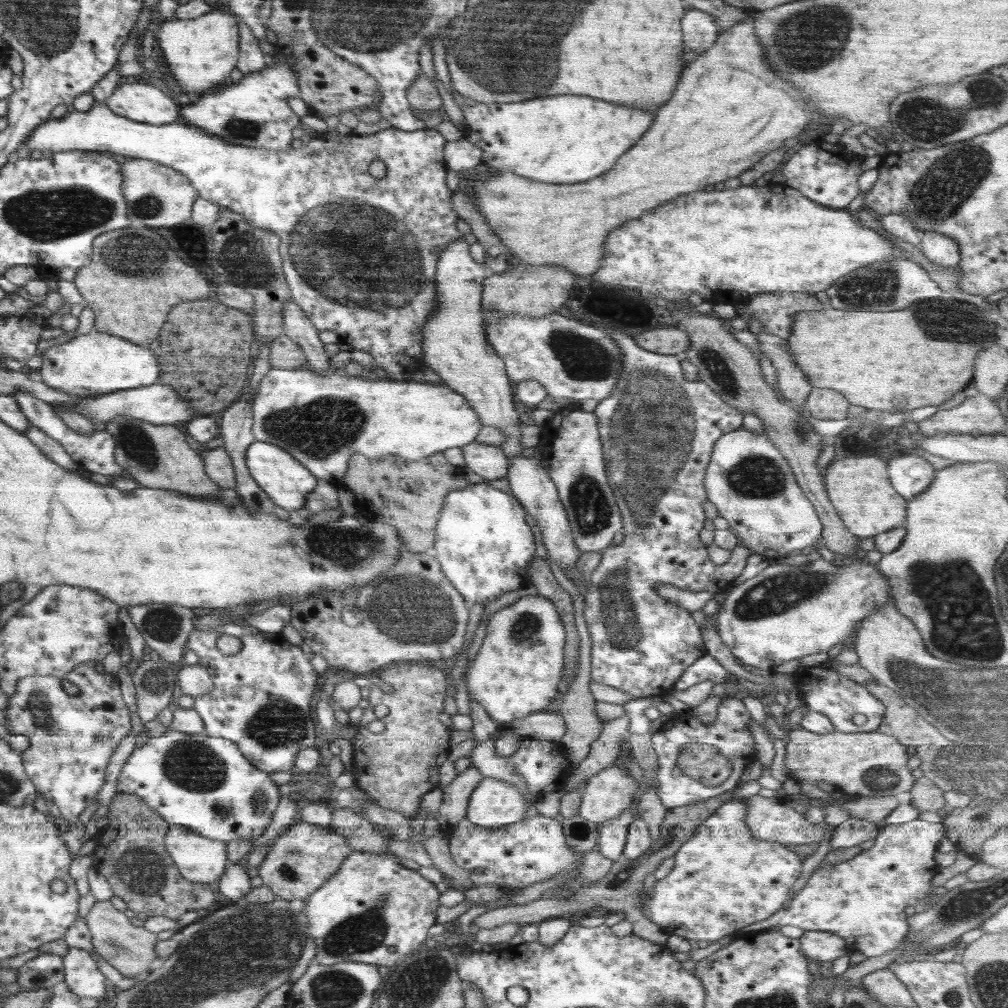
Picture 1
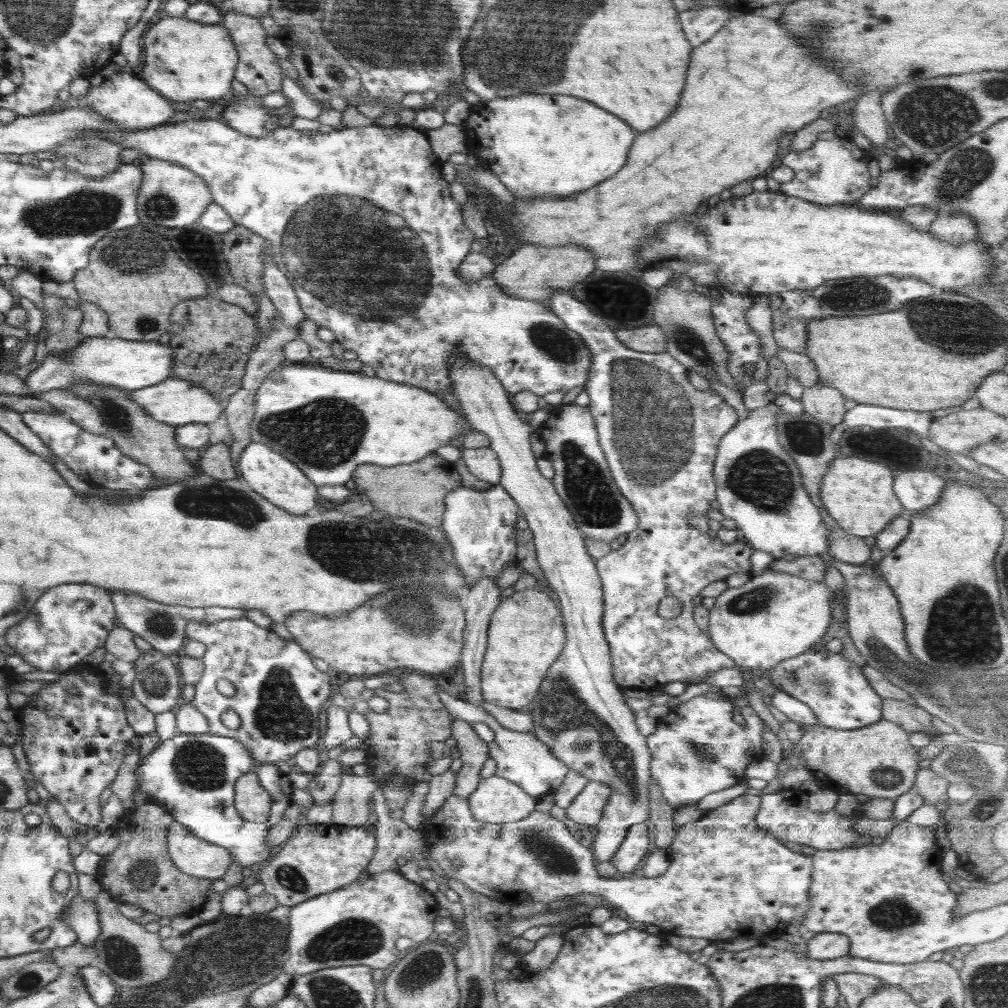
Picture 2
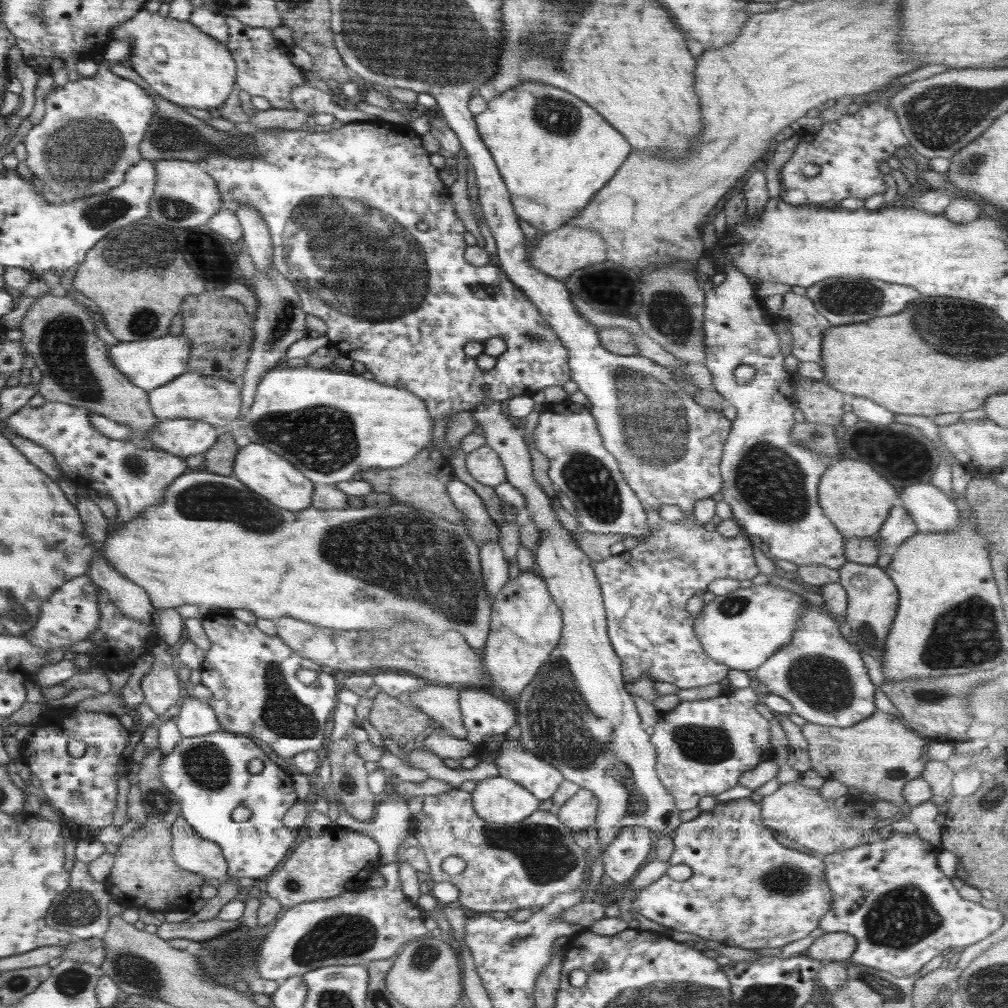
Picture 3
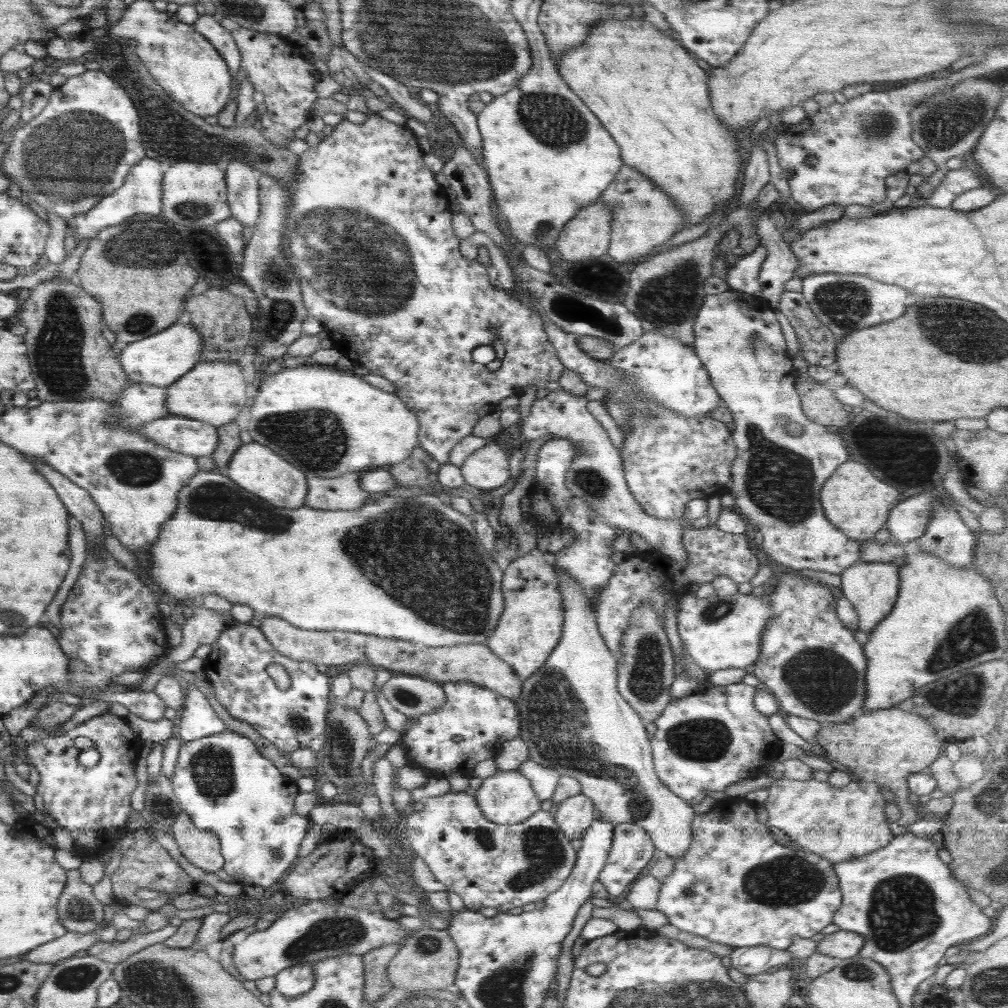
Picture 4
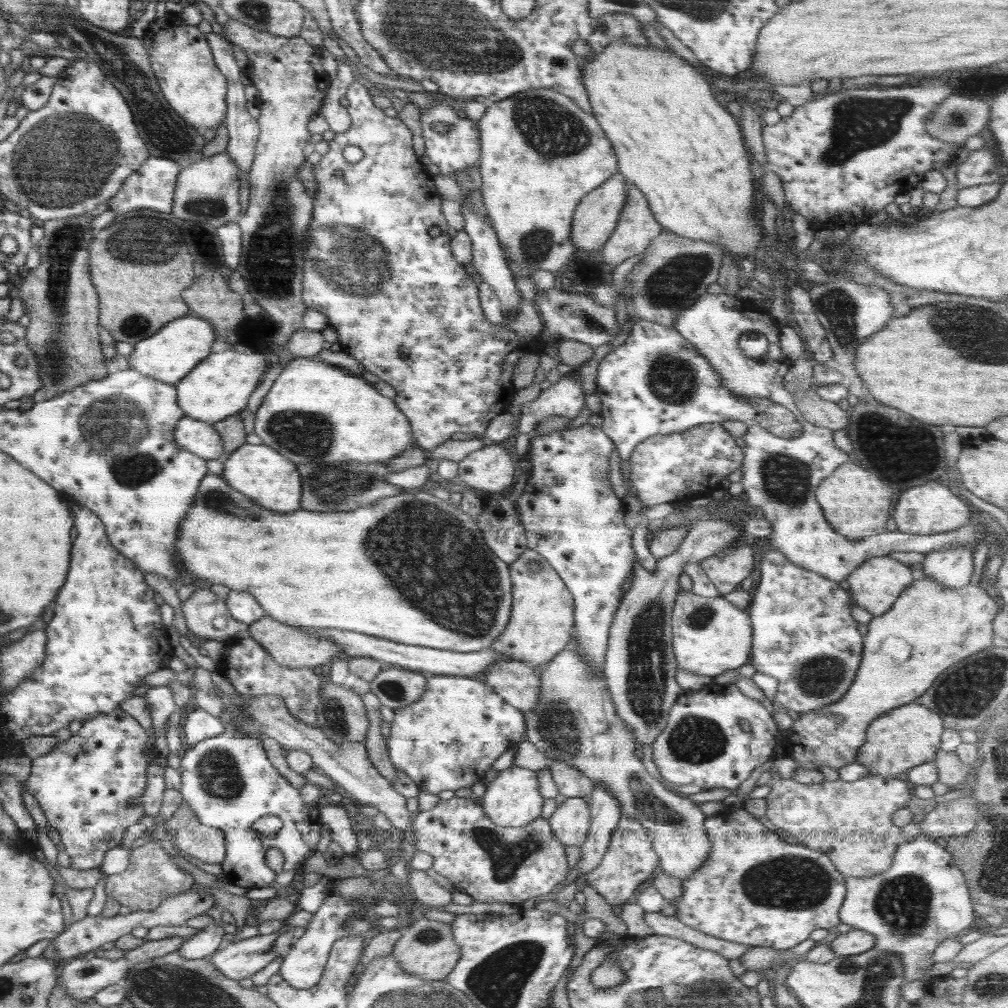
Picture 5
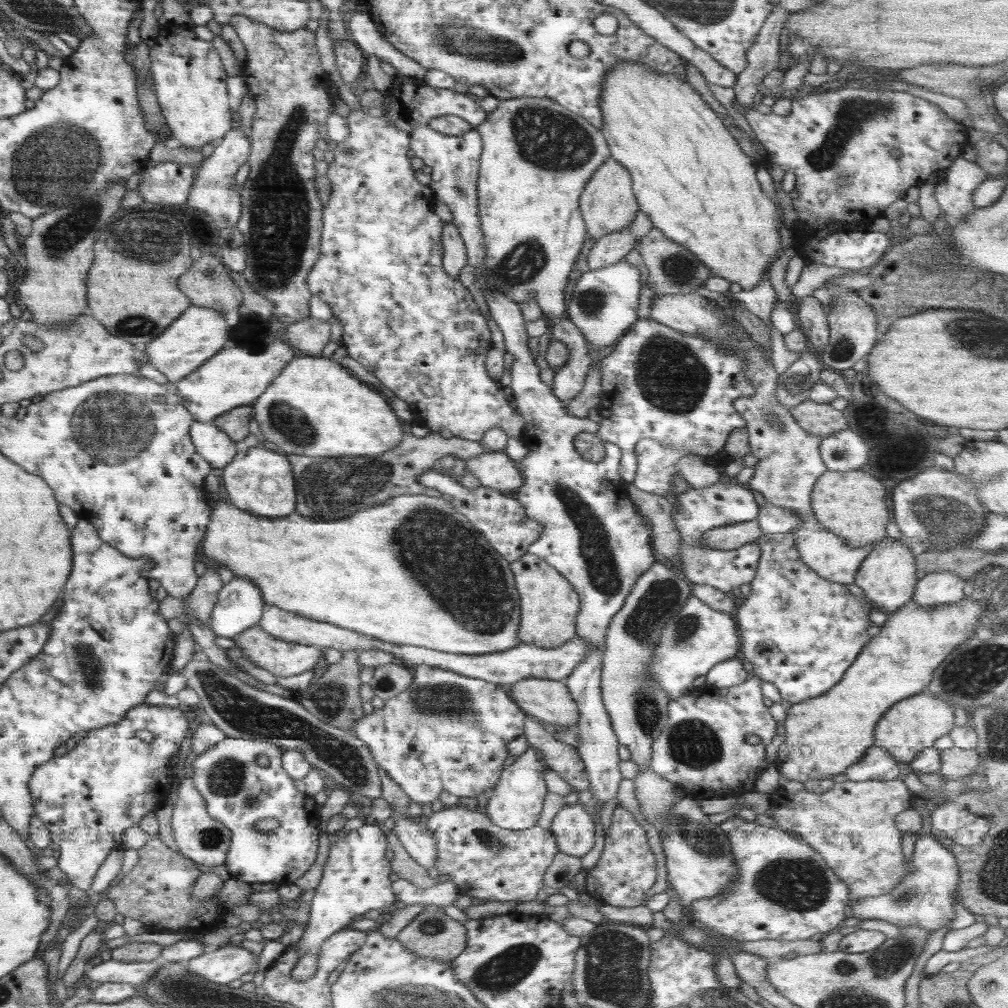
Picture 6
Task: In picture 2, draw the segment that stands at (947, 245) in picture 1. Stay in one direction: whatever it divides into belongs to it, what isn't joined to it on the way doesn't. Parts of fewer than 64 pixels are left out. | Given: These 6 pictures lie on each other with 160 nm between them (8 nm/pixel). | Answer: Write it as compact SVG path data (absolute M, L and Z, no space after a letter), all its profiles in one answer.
M950 213L946 217L939 216L932 221L929 232L936 236L936 239L944 243L960 245L976 240L976 226L974 222L964 214Z

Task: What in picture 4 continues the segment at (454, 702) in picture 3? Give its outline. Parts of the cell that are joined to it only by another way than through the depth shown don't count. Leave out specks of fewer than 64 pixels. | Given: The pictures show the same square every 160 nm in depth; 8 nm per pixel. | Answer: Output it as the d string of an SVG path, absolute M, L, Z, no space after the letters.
M410 674L392 676L377 694L382 693L398 712L410 717L432 714L444 705L440 683Z

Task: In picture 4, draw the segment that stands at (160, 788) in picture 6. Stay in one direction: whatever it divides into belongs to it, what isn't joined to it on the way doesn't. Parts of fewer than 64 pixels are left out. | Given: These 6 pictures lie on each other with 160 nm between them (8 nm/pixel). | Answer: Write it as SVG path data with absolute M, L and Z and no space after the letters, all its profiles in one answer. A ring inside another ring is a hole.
M108 712L78 724L76 728L64 732L61 736L31 742L26 749L26 760L34 766L34 770L40 776L40 782L35 790L44 800L47 814L54 819L58 827L70 831L72 838L74 838L75 851L83 857L101 857L112 851L115 842L127 835L124 826L130 818L130 794L136 788L134 764L137 764L138 751L143 743L128 724L126 724L126 736L122 736L122 726L124 726L124 722L118 716ZM79 736L90 738L100 753L99 762L92 768L84 767L76 761L77 752L72 743L74 743L74 738Z

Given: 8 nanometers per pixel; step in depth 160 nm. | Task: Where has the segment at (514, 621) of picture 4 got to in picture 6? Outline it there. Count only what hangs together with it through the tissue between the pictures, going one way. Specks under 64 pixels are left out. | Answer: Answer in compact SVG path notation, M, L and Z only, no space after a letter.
M526 553L509 563L519 592L521 617L517 638L521 644L542 647L560 646L575 637L576 617L580 610L580 597L560 572L539 556Z

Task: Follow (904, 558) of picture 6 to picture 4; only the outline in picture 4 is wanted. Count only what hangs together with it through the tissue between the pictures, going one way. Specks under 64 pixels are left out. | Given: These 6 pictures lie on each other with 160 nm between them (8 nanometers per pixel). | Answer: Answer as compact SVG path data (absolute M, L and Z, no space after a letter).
M858 561L843 570L838 593L846 597L858 615L858 627L868 636L886 618L899 593L899 567L893 563Z

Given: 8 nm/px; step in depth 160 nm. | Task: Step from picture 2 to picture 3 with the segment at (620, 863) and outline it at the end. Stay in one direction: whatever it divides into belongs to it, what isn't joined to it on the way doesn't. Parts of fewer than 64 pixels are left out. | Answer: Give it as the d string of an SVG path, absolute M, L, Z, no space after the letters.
M640 826L625 827L620 831L601 856L605 874L610 876L614 882L618 882L618 884L628 884L638 872L638 868L646 862L646 857L654 840L650 837L650 833L650 830Z

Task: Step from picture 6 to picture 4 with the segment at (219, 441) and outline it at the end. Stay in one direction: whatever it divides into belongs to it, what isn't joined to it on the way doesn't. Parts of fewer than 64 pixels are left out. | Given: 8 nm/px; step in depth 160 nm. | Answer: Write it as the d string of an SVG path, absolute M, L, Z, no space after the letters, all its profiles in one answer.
M172 414L147 422L139 434L168 450L193 457L209 456L219 444L218 428L211 423Z

